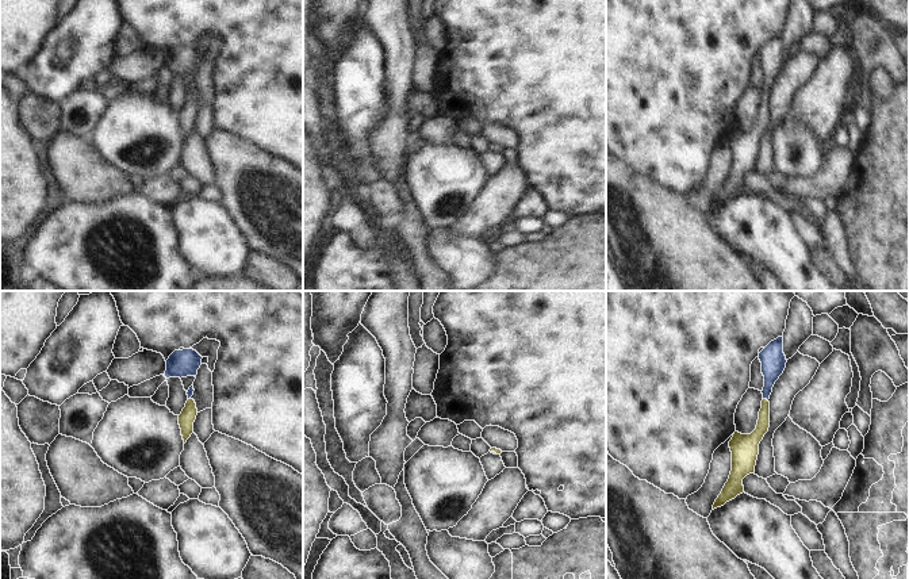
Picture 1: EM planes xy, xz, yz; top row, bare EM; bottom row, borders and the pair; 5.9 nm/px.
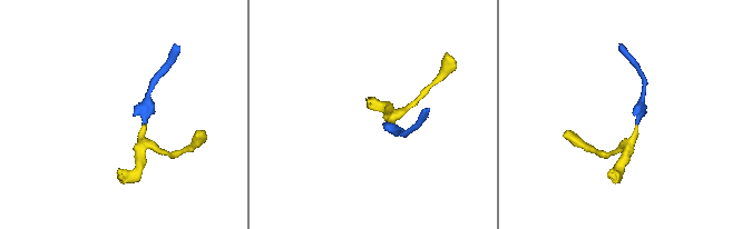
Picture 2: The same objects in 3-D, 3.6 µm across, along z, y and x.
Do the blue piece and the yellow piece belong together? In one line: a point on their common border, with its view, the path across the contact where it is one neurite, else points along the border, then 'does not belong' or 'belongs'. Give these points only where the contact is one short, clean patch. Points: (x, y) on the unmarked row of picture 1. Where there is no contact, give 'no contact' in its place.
contact yz (766, 95); way yz (773, 56), (766, 95), (763, 119); belongs

